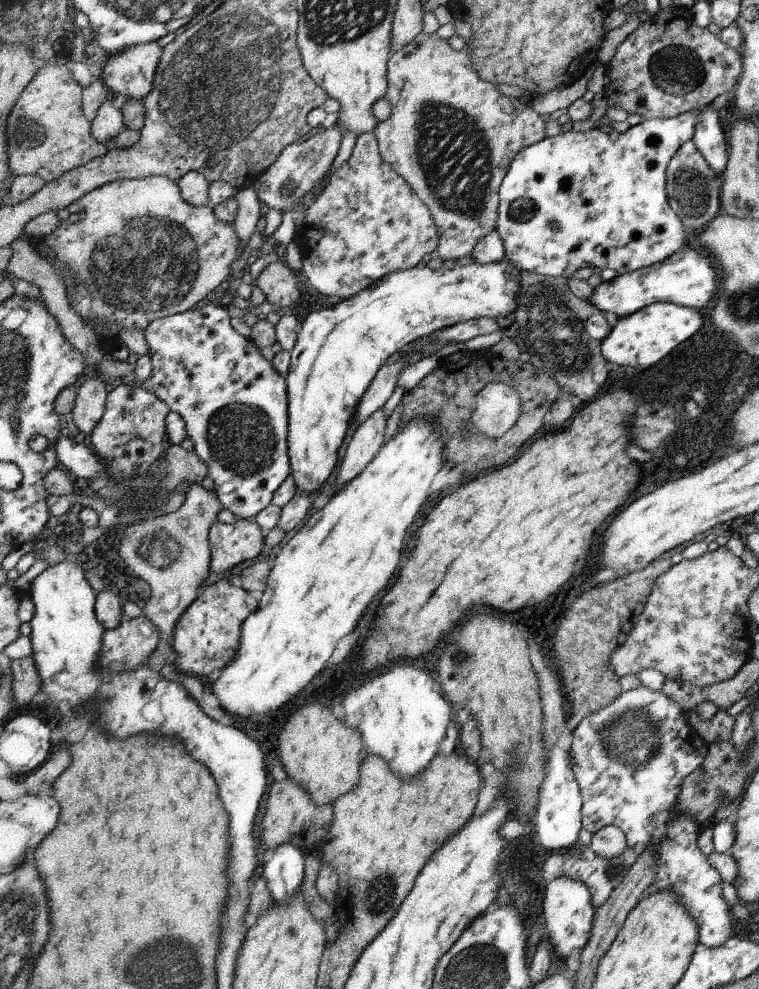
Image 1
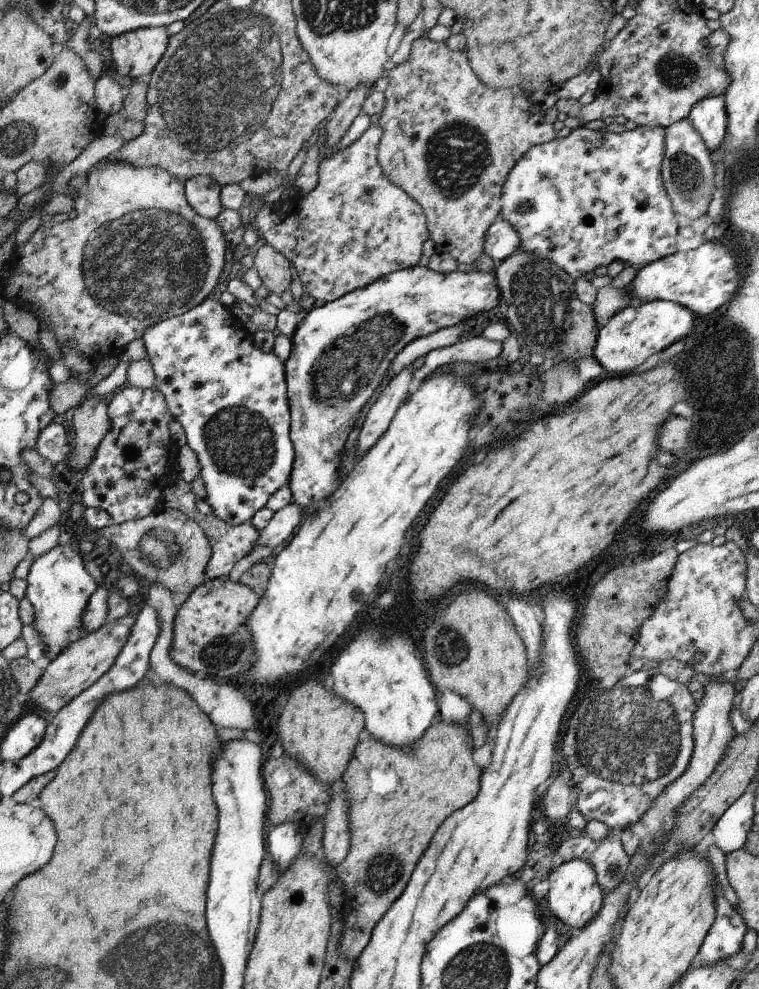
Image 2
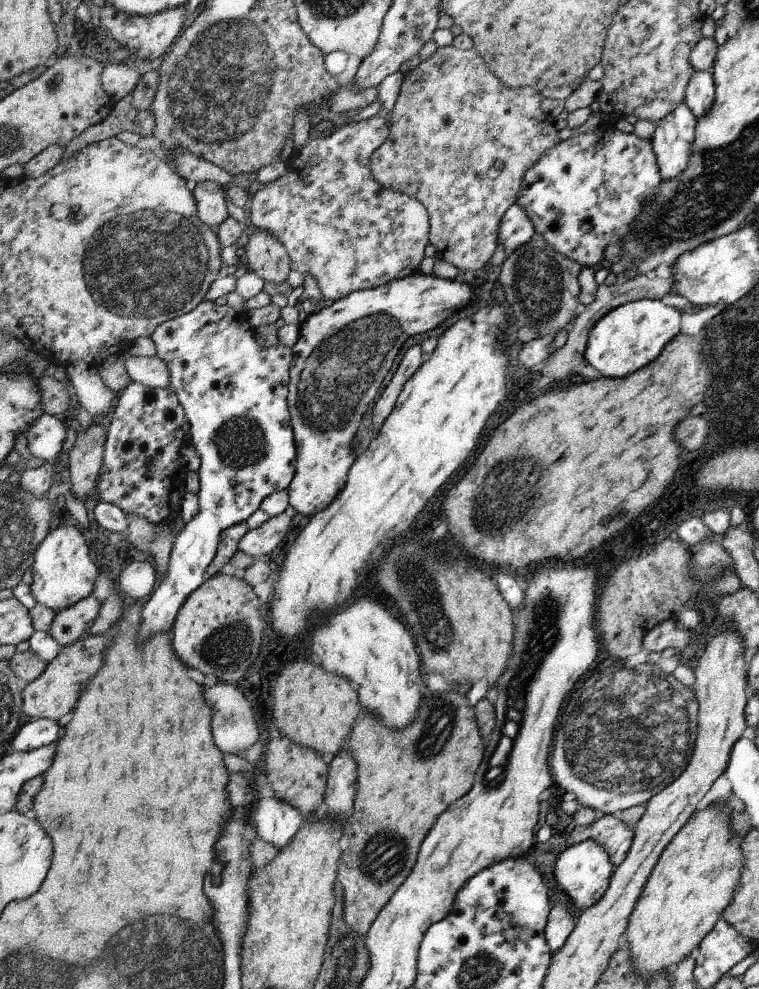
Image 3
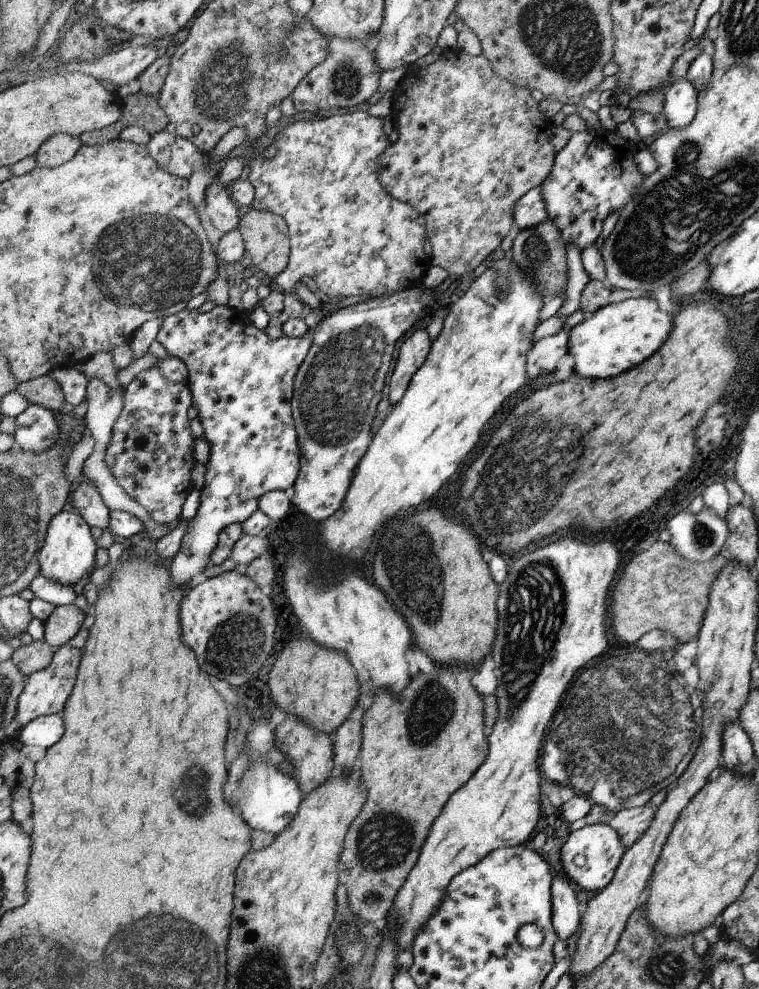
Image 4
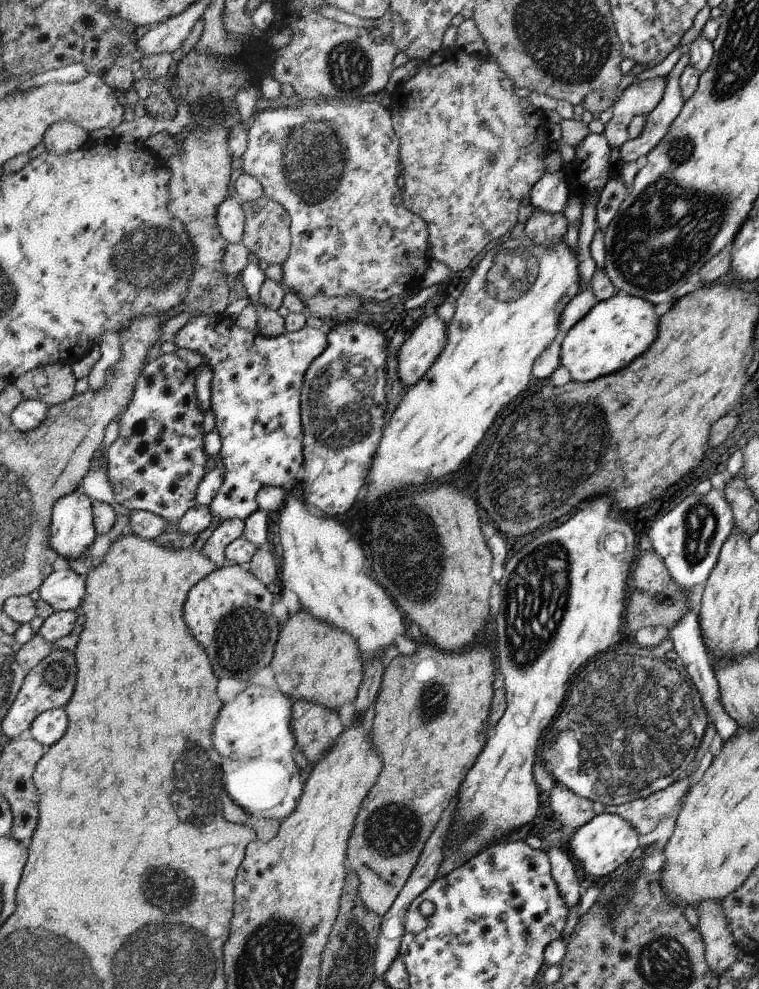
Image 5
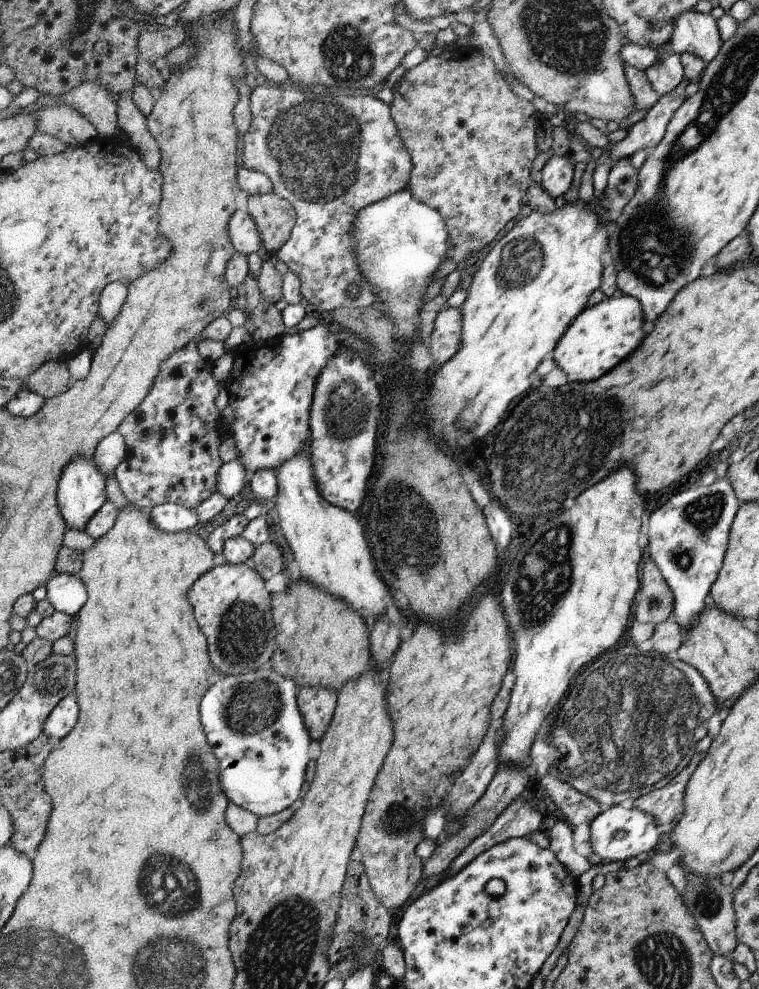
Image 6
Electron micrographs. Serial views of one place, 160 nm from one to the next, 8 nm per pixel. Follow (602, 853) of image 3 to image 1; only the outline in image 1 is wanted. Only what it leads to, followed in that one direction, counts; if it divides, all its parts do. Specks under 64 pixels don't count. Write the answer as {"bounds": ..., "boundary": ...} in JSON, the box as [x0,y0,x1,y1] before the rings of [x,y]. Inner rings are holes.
{"bounds":[542,876,596,959],"boundary":[[[558,876],[544,885],[544,893],[542,906],[548,931],[545,941],[551,947],[552,952],[558,954],[560,958],[568,959],[574,952],[584,949],[591,939],[596,912],[591,891],[580,880]]]}

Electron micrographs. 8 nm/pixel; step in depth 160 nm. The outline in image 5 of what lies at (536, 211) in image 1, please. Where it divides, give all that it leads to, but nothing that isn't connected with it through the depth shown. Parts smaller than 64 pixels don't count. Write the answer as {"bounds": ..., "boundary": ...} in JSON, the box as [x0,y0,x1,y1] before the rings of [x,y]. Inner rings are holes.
{"bounds":[563,133,612,201],"boundary":[[[590,133],[575,147],[574,160],[564,165],[563,173],[568,181],[570,196],[588,201],[594,194],[602,194],[610,174],[612,148],[604,133]]]}

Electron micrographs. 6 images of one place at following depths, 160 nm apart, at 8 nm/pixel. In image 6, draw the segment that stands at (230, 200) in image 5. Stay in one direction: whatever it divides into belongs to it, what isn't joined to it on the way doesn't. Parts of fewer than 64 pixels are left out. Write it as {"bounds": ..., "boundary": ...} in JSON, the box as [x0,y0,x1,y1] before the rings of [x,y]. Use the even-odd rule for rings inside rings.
{"bounds":[227,210,261,255],"boundary":[[[237,210],[232,214],[227,229],[231,237],[231,243],[238,252],[249,255],[260,248],[261,240],[256,223],[247,211]]]}

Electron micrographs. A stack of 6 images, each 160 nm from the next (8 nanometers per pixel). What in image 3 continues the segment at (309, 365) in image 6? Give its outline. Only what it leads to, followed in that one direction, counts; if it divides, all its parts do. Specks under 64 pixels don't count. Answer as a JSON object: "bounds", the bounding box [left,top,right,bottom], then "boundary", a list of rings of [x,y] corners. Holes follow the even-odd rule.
{"bounds":[137,300,298,645],"boundary":[[[208,300],[202,301],[189,313],[164,321],[150,337],[157,357],[166,363],[169,370],[168,388],[178,395],[179,403],[187,411],[191,444],[201,460],[198,471],[200,490],[197,493],[200,510],[175,538],[168,570],[160,577],[160,584],[143,606],[137,630],[137,640],[142,645],[154,634],[171,632],[184,601],[203,584],[204,572],[218,552],[220,536],[231,526],[246,523],[260,509],[264,498],[273,492],[287,490],[294,480],[295,462],[298,460],[298,444],[287,403],[290,370],[294,364],[294,351],[290,347],[280,344],[270,348],[260,346],[245,314],[227,304],[218,305]]]}

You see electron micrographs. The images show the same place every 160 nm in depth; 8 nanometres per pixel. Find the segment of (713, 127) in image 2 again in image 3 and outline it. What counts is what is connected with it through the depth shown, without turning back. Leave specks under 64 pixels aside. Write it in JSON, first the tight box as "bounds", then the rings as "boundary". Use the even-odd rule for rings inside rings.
{"bounds":[684,71,715,119],"boundary":[[[696,71],[689,82],[684,104],[698,119],[706,117],[715,104],[715,79],[708,71]]]}

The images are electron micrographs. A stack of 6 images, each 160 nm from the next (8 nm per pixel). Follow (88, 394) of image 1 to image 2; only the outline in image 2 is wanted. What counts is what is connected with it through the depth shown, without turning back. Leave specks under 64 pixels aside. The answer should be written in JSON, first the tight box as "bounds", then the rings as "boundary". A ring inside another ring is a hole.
{"bounds":[68,394,112,470],"boundary":[[[91,394],[76,408],[73,424],[76,439],[73,456],[68,464],[72,470],[88,470],[96,458],[98,447],[112,428],[109,403]]]}

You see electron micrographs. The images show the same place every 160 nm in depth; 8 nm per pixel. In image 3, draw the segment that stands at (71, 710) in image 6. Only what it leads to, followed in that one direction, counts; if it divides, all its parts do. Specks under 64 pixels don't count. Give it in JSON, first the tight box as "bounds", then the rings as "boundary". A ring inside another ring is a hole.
{"bounds":[10,717,62,752],"boundary":[[[48,717],[26,719],[10,743],[11,749],[26,752],[48,746],[60,738],[60,730],[62,726]]]}

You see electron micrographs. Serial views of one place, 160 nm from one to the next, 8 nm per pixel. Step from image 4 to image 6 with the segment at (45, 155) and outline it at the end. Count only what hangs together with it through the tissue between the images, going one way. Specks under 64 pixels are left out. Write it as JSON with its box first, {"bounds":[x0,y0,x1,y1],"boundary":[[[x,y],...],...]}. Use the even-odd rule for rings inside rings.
{"bounds":[35,105,100,146],"boundary":[[[72,105],[48,107],[35,115],[40,132],[54,135],[69,146],[86,146],[100,137],[96,125]]]}

